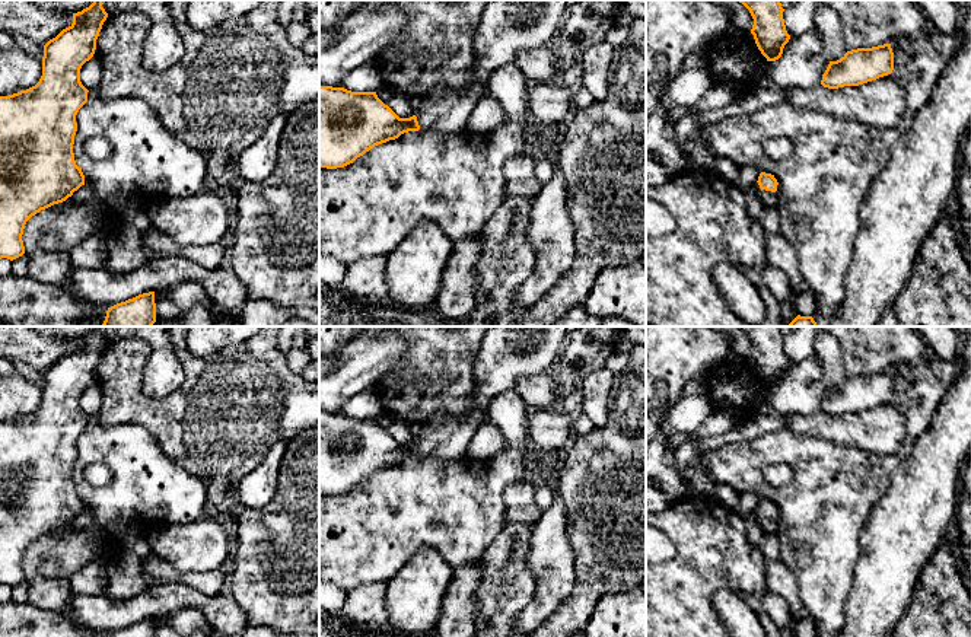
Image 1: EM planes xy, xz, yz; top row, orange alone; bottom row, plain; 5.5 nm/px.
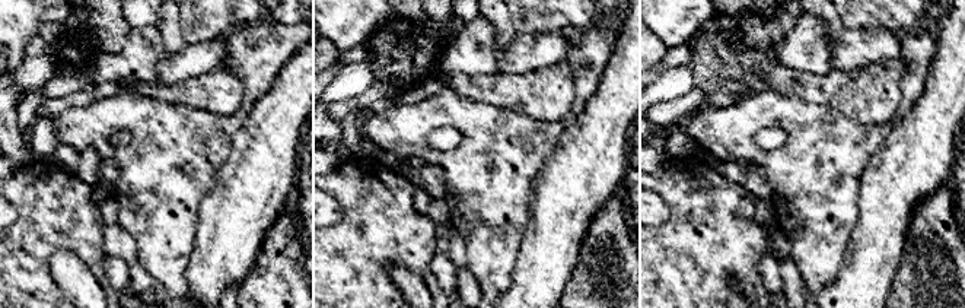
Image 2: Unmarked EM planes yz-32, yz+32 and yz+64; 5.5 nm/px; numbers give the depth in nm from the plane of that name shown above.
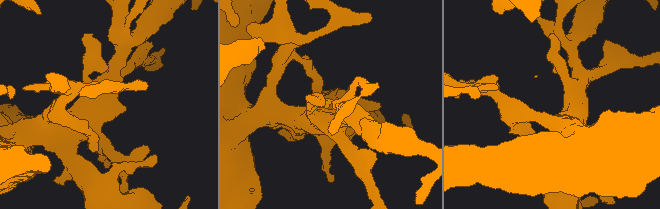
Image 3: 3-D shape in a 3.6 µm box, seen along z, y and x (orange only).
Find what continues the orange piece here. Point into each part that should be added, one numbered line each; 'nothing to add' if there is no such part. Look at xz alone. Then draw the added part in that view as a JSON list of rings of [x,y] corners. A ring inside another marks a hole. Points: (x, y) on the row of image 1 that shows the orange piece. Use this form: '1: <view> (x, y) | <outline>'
1: xz (508, 26) | [[[491,0],[474,36],[475,60],[467,86],[461,92],[437,86],[424,96],[414,112],[420,130],[465,130],[490,76],[520,51],[553,41],[567,10],[567,0]]]

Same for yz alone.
1: yz (767, 198) | [[[758,182],[754,184],[752,191],[764,207],[776,207],[779,201],[777,192],[761,189]]]

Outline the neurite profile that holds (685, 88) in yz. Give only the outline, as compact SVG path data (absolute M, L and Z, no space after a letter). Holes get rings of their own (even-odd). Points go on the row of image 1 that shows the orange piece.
M709 67L676 70L669 76L668 86L658 105L669 111L675 108L691 108L713 86Z

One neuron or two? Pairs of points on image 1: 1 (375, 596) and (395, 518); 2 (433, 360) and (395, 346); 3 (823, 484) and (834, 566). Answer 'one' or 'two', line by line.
1: two
2: two
3: one

